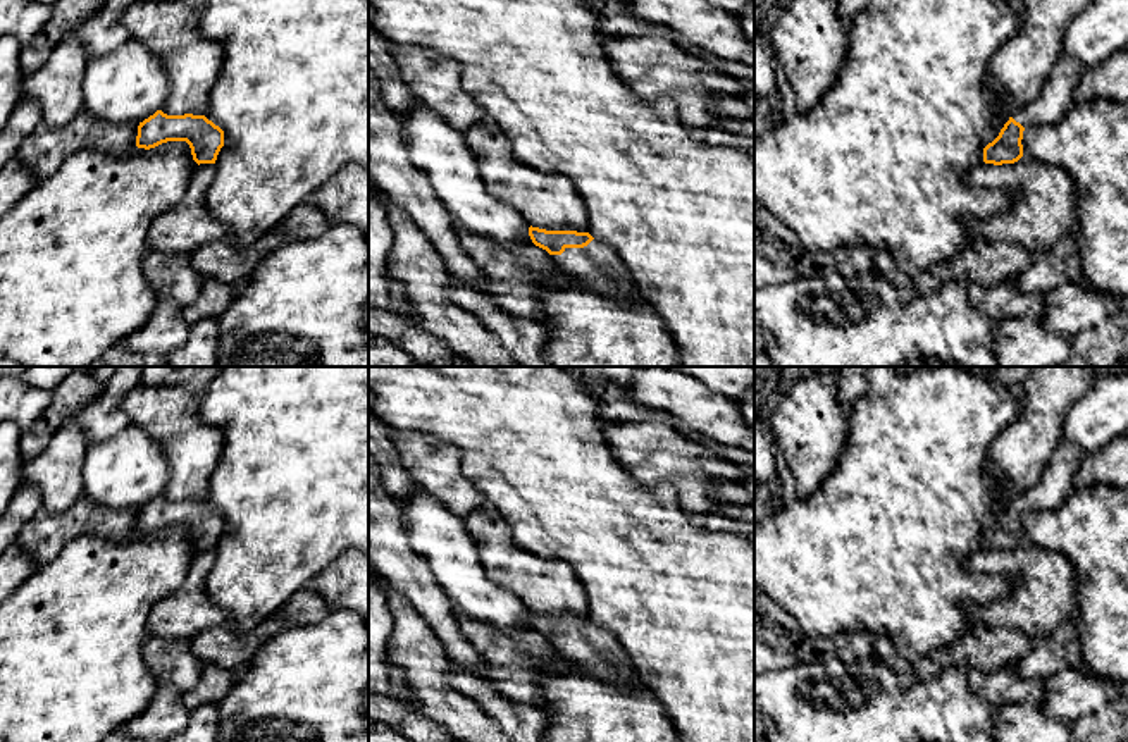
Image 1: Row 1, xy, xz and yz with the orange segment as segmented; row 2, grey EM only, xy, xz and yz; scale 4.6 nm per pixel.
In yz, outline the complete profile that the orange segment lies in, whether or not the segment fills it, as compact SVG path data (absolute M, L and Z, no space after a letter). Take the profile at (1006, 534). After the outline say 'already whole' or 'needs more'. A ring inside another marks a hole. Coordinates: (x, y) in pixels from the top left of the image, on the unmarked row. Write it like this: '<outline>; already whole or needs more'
M1061 441L1042 472L1038 484L1011 499L999 522L983 534L983 547L1002 551L1023 542L1023 516L1028 511L1061 506L1075 491L1075 475L1085 461L1085 453L1069 441Z; needs more

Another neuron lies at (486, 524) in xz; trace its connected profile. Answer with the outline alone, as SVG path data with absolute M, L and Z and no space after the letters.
M486 504L463 522L494 585L515 594L532 613L589 618L589 599L573 570L518 547L498 510Z

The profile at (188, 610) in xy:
M215 549L196 551L184 582L152 608L148 615L150 635L189 640L227 620L227 613L205 591L205 578L215 560Z

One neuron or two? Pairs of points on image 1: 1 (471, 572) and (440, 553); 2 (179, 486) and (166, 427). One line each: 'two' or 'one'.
1: one
2: one

